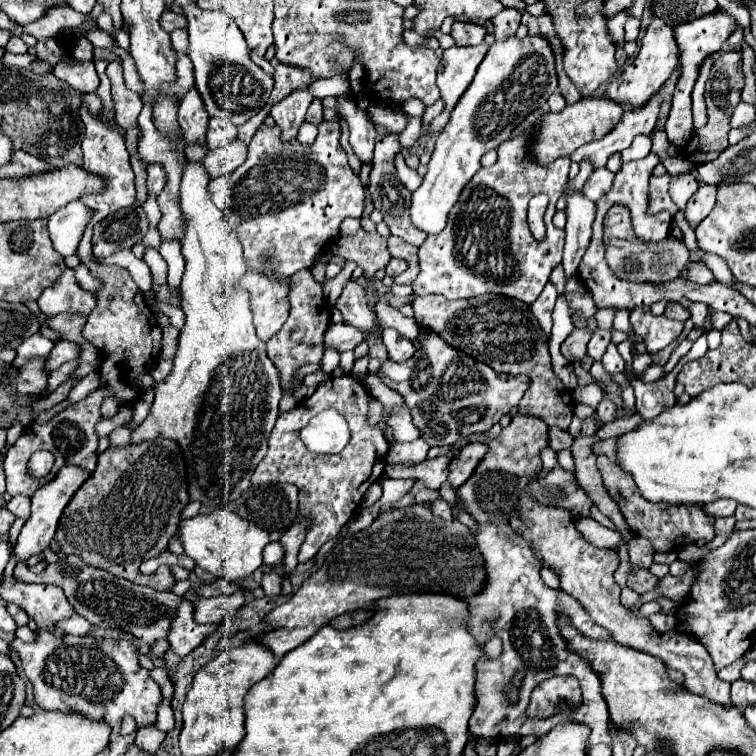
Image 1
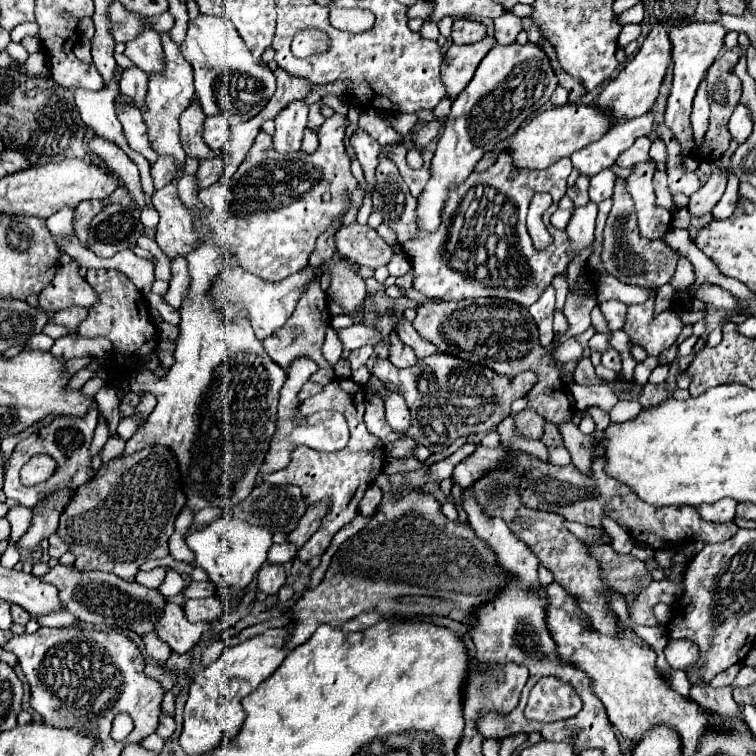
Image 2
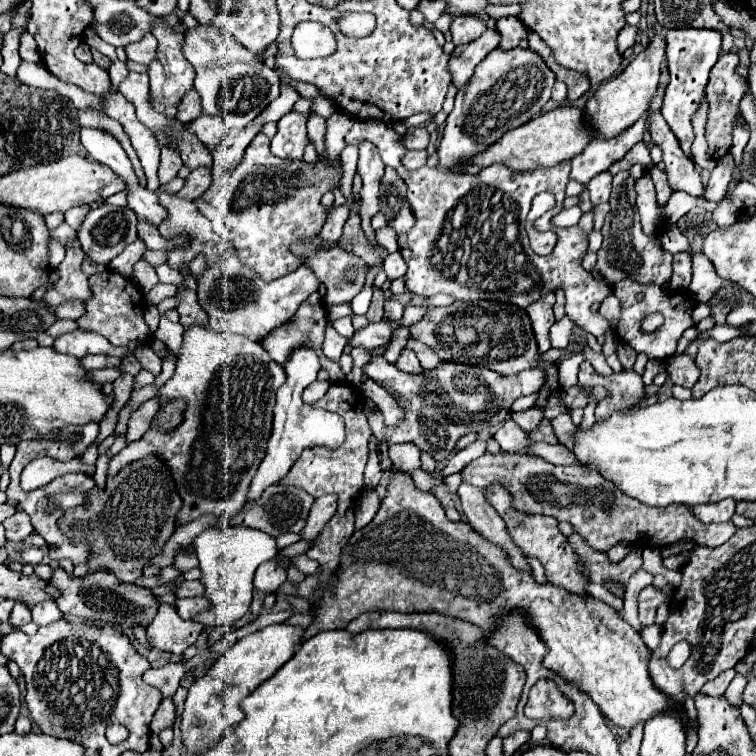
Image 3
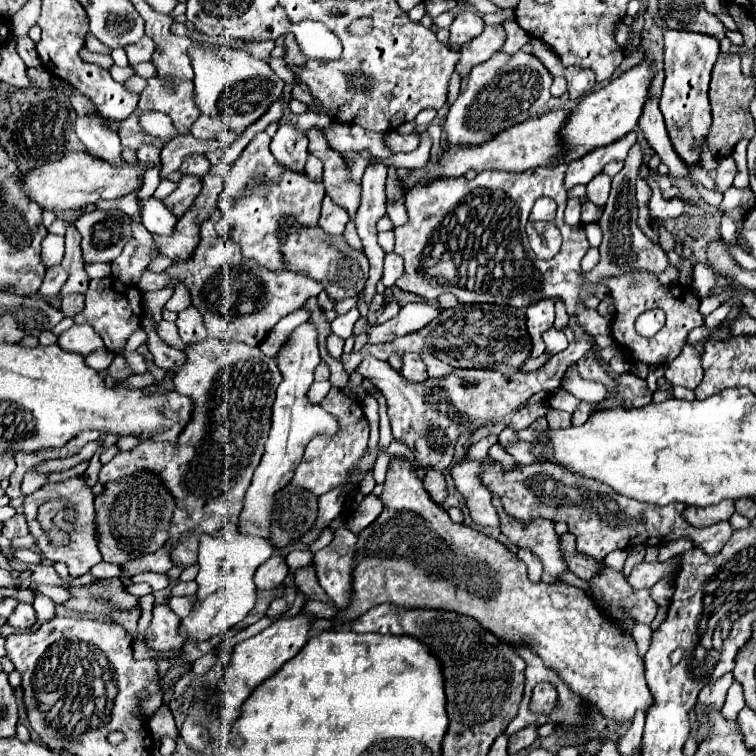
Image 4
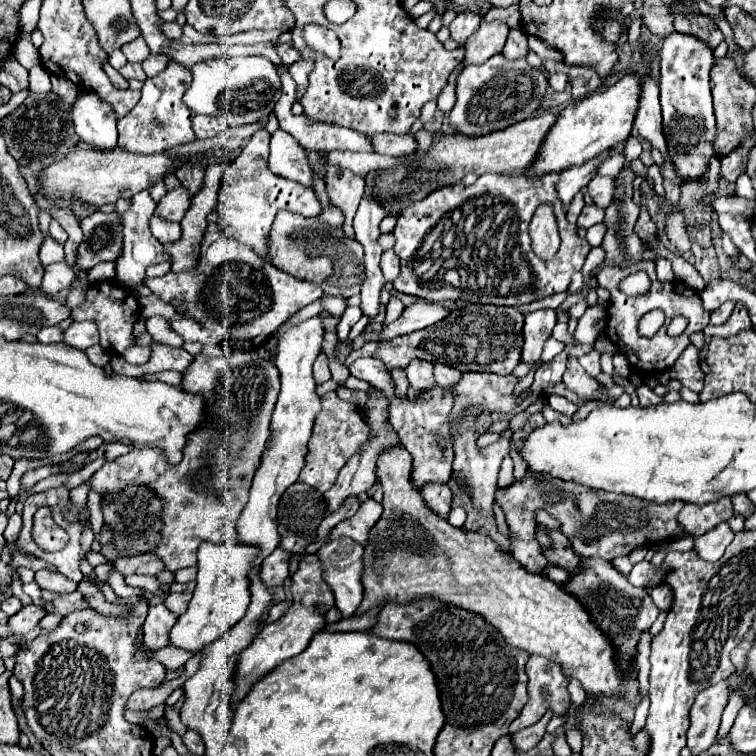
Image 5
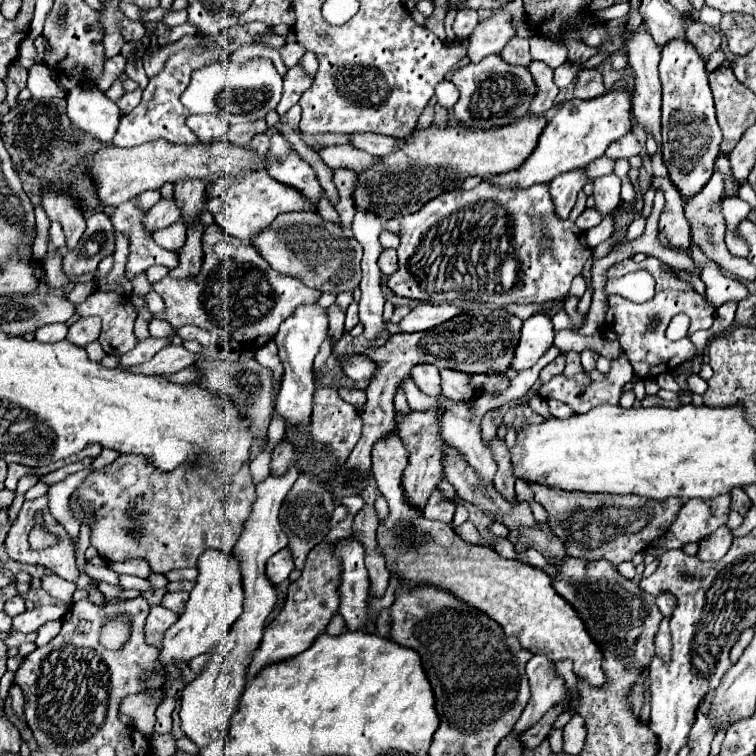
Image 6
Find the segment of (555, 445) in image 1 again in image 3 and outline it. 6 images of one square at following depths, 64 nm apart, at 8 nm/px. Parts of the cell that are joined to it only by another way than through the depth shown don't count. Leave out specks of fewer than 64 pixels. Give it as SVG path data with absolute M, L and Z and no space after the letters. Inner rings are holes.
M542 420L540 422L540 428L536 432L532 432L532 434L528 434L528 436L534 442L550 442L550 444L556 444L558 442L558 438L556 438L556 434L552 430L552 424L548 420Z

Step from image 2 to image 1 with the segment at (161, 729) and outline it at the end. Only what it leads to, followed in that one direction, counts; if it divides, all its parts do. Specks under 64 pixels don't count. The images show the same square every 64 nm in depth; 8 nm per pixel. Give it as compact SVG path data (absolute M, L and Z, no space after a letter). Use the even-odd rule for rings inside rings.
M162 696L160 704L158 704L158 718L156 718L156 726L162 730L162 732L170 732L174 728L174 714L172 714L172 708L170 708L170 700Z

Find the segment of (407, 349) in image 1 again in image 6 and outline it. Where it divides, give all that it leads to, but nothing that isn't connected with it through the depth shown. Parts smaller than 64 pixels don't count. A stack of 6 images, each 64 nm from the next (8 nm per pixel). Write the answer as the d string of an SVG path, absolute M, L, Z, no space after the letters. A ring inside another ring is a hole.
M416 364L410 370L410 378L420 388L420 392L428 396L440 396L440 376L438 368L432 364Z

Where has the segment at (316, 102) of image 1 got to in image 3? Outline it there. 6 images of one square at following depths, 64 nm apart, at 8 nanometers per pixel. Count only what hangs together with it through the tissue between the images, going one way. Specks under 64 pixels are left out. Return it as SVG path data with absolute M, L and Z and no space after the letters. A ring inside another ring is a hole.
M310 112L308 118L308 138L316 144L316 152L324 152L324 124L326 120L314 112Z

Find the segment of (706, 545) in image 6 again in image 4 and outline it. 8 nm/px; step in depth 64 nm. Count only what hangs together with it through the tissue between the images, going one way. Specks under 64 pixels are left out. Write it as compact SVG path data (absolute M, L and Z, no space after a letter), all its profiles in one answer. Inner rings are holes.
M492 462L484 466L480 478L488 490L496 492L502 498L502 504L510 516L522 522L540 516L546 516L550 520L564 520L568 524L568 530L576 536L576 546L580 548L580 552L586 552L600 560L616 548L630 548L636 544L660 546L684 536L692 538L694 544L702 548L706 554L716 554L734 532L730 522L718 522L708 528L696 528L682 518L684 504L644 504L614 492L608 484L586 478L550 462L514 464L506 472L500 462Z

